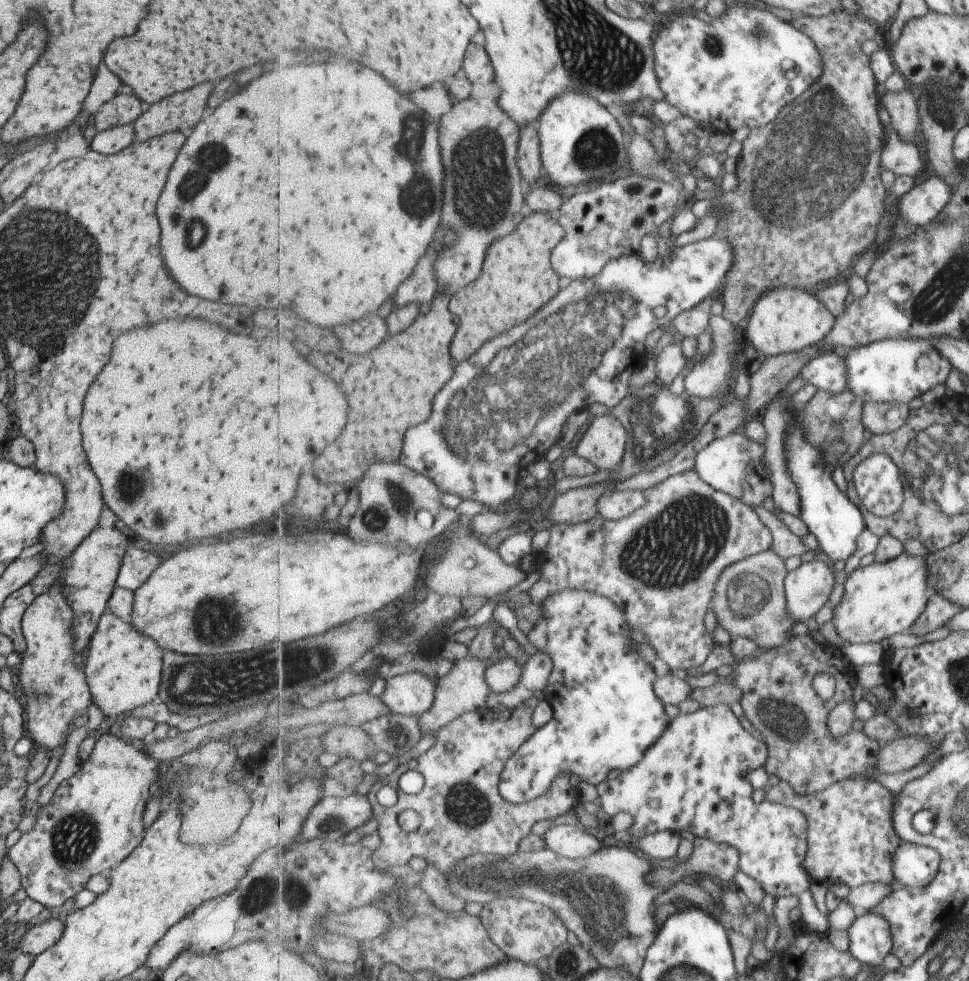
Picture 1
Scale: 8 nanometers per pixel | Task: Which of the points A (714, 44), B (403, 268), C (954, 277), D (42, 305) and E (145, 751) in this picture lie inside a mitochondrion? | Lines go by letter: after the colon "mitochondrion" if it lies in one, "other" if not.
A: mitochondrion
B: other
C: mitochondrion
D: mitochondrion
E: other

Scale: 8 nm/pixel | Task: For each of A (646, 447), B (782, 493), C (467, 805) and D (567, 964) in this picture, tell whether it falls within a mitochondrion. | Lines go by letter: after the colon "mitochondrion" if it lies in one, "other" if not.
A: mitochondrion
B: other
C: mitochondrion
D: mitochondrion

